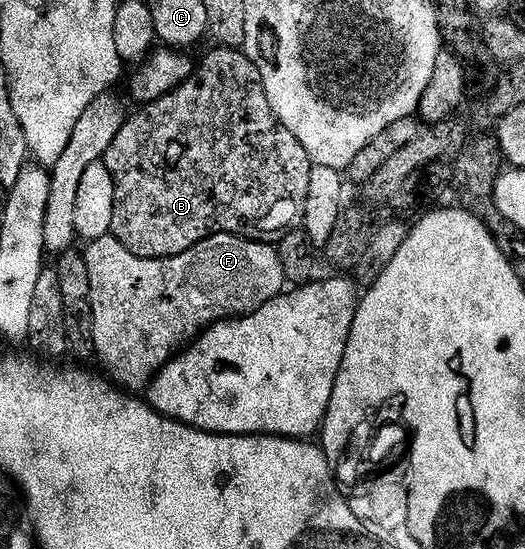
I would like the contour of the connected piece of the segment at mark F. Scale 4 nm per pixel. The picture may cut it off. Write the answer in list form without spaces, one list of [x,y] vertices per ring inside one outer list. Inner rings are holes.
[[[231,232],[207,236],[197,242],[197,246],[185,250],[185,254],[164,260],[141,258],[125,250],[118,238],[110,234],[90,241],[86,245],[85,255],[93,306],[95,356],[107,367],[106,375],[118,387],[135,394],[142,393],[160,368],[175,359],[212,324],[248,316],[250,312],[265,306],[265,302],[281,295],[287,284],[281,270],[279,249],[274,243],[259,238],[235,236]]]

